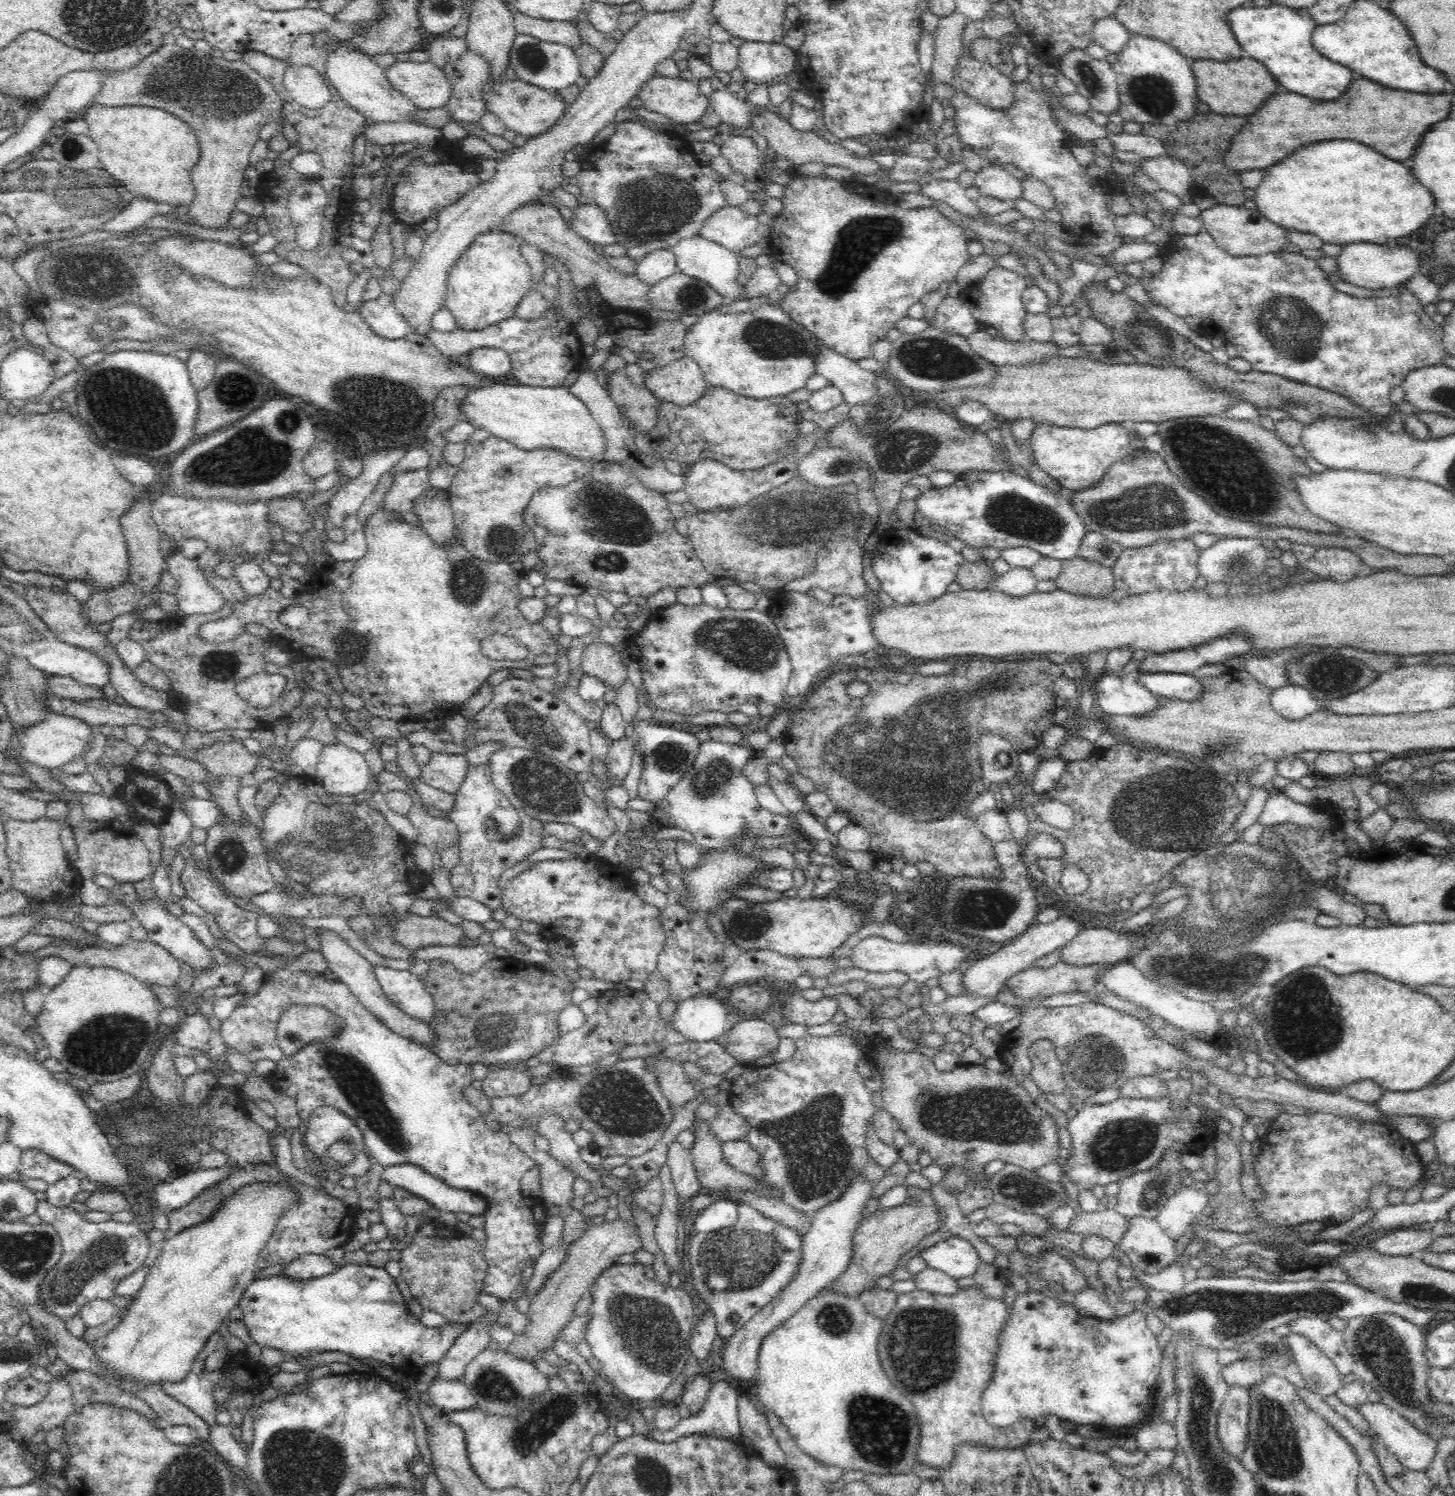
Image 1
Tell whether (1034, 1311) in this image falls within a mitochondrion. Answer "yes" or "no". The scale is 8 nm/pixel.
yes

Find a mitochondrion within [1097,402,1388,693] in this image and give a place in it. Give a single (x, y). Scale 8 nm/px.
(1225, 468)

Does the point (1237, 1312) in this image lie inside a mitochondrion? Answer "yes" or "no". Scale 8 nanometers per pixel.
yes

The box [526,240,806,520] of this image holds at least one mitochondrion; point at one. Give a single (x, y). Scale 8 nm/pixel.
(691, 296)

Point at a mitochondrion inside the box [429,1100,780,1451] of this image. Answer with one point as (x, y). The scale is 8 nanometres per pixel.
(648, 1328)

